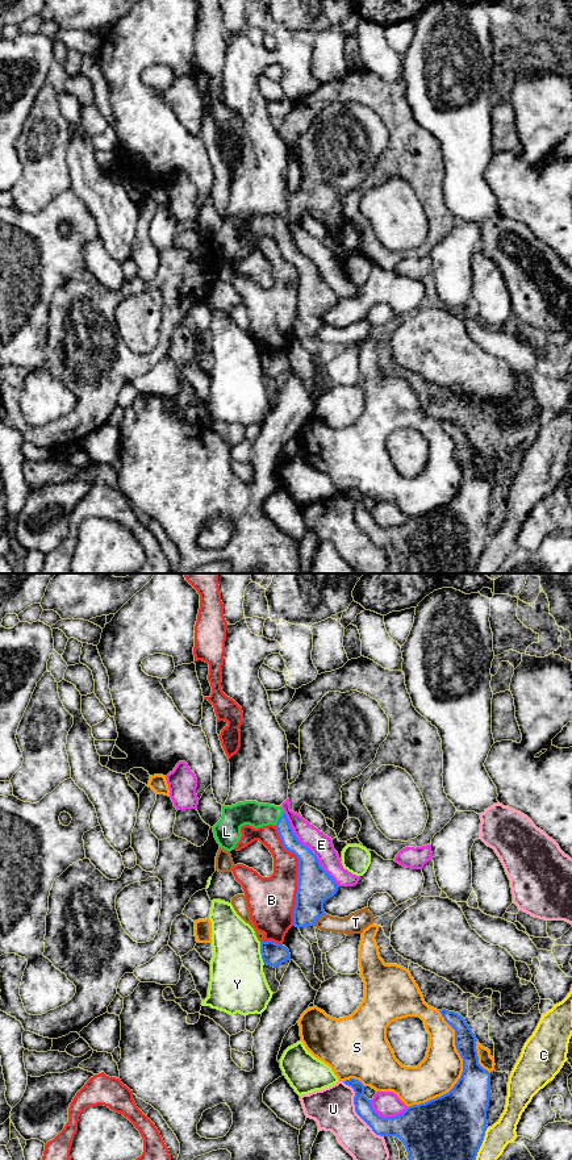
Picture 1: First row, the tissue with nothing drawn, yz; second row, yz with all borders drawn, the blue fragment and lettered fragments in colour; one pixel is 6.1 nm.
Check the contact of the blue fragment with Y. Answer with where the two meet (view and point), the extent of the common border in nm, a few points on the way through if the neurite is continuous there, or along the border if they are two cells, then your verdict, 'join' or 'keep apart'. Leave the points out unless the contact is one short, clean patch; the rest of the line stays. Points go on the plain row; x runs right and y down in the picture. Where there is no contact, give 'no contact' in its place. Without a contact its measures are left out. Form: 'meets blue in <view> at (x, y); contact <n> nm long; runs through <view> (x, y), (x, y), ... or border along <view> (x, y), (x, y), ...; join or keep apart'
meets blue in yz at (261, 363); contact 140 nm long; keep apart

